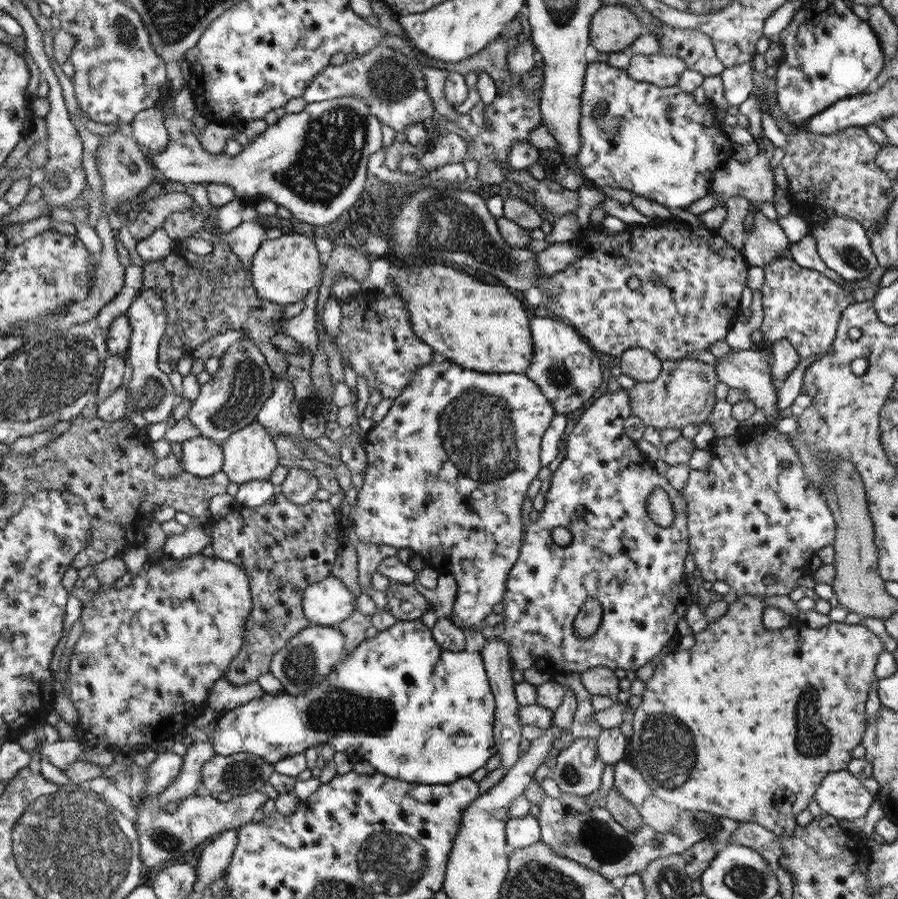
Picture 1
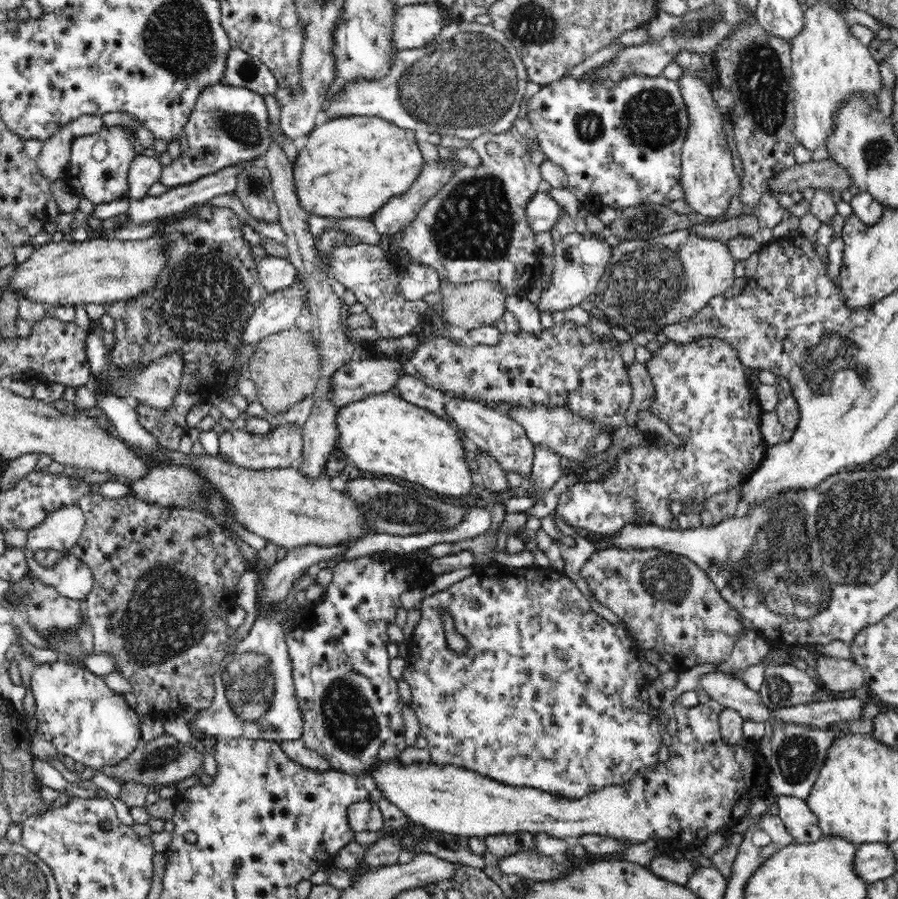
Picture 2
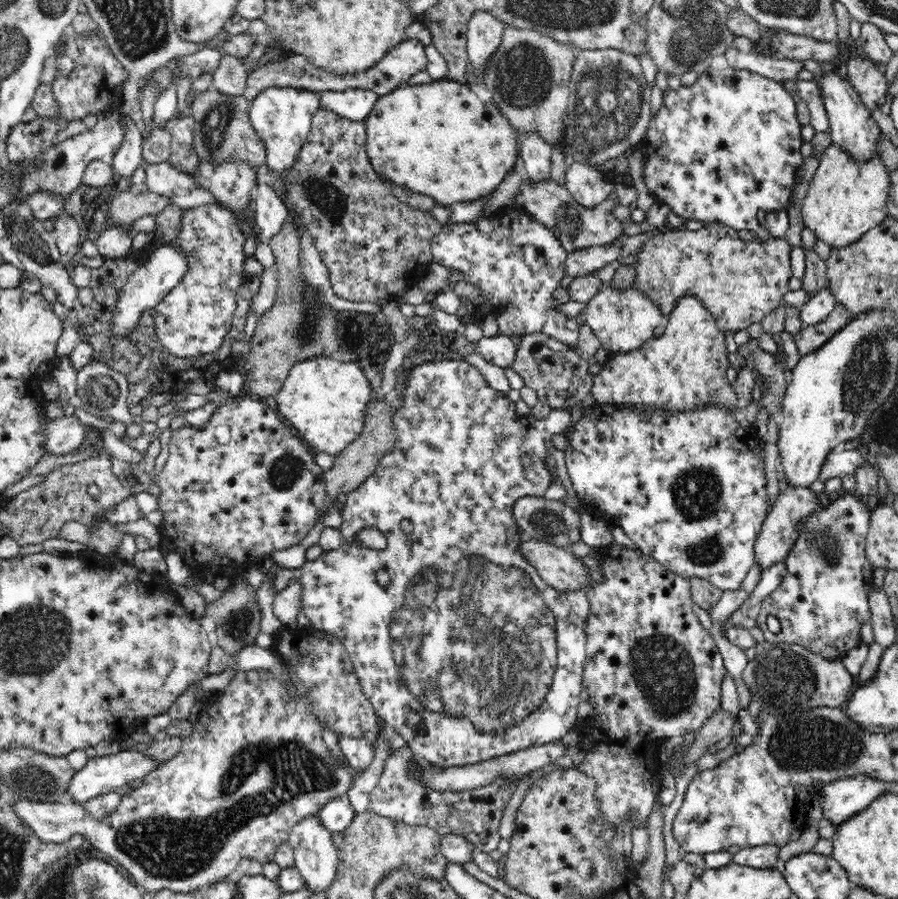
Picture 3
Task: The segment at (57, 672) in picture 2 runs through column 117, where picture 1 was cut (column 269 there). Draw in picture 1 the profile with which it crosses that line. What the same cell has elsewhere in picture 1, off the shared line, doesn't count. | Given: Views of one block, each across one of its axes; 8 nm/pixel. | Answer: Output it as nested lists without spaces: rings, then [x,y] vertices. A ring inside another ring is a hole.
[[[400,620],[396,621],[389,629],[380,631],[372,638],[368,638],[352,653],[345,654],[336,665],[334,671],[326,675],[326,679],[322,679],[318,685],[314,685],[302,695],[292,695],[282,690],[279,693],[264,693],[260,698],[254,698],[241,707],[236,707],[222,715],[222,720],[218,718],[216,724],[211,727],[210,736],[214,744],[216,754],[222,756],[230,756],[231,754],[246,753],[256,754],[260,756],[264,762],[268,764],[278,763],[279,760],[288,758],[300,752],[308,752],[308,748],[315,747],[320,749],[324,744],[330,744],[337,752],[346,753],[351,760],[370,762],[376,772],[384,773],[386,776],[400,779],[418,784],[450,784],[458,779],[470,777],[478,768],[486,766],[486,763],[497,754],[498,750],[494,744],[494,721],[495,721],[495,698],[492,694],[487,672],[483,665],[481,653],[468,652],[452,652],[450,649],[444,649],[434,641],[432,637],[432,629],[428,625],[416,620]]]

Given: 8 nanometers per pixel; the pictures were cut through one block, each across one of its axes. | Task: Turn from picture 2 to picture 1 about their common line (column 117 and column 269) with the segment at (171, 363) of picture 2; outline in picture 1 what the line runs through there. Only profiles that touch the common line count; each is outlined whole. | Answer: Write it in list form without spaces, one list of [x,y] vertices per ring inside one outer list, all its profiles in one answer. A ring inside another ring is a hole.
[[[238,339],[220,357],[220,369],[213,378],[200,387],[200,394],[187,417],[202,436],[223,442],[258,419],[259,412],[274,391],[275,378],[264,352],[251,340]]]

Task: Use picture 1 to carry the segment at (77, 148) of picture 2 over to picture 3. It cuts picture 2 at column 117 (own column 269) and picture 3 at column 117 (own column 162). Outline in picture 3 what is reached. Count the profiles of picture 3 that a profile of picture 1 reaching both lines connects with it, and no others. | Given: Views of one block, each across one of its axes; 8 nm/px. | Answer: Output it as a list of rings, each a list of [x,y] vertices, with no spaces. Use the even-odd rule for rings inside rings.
[[[125,121],[125,124],[128,126],[128,130],[124,134],[124,142],[111,159],[113,171],[118,172],[123,181],[129,179],[136,168],[144,164],[142,146],[144,146],[145,142],[137,128],[133,125],[129,126],[128,121]]]

